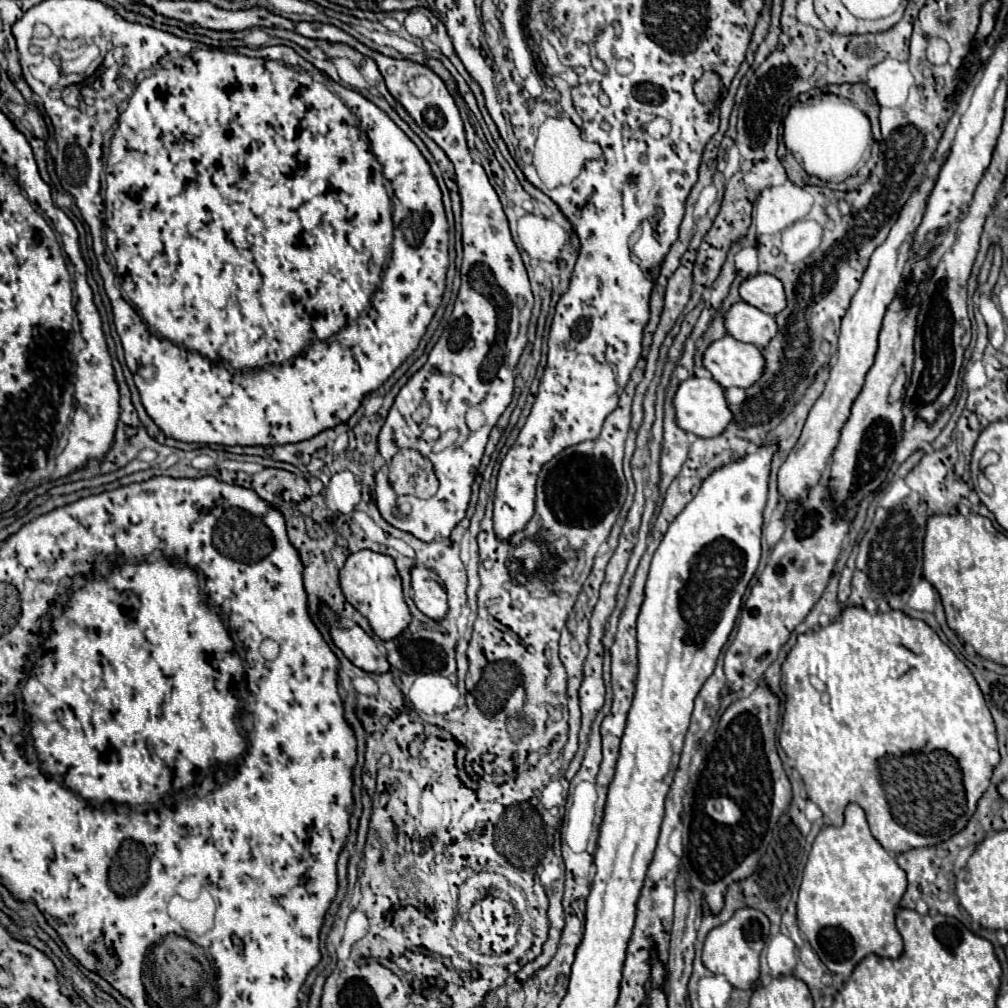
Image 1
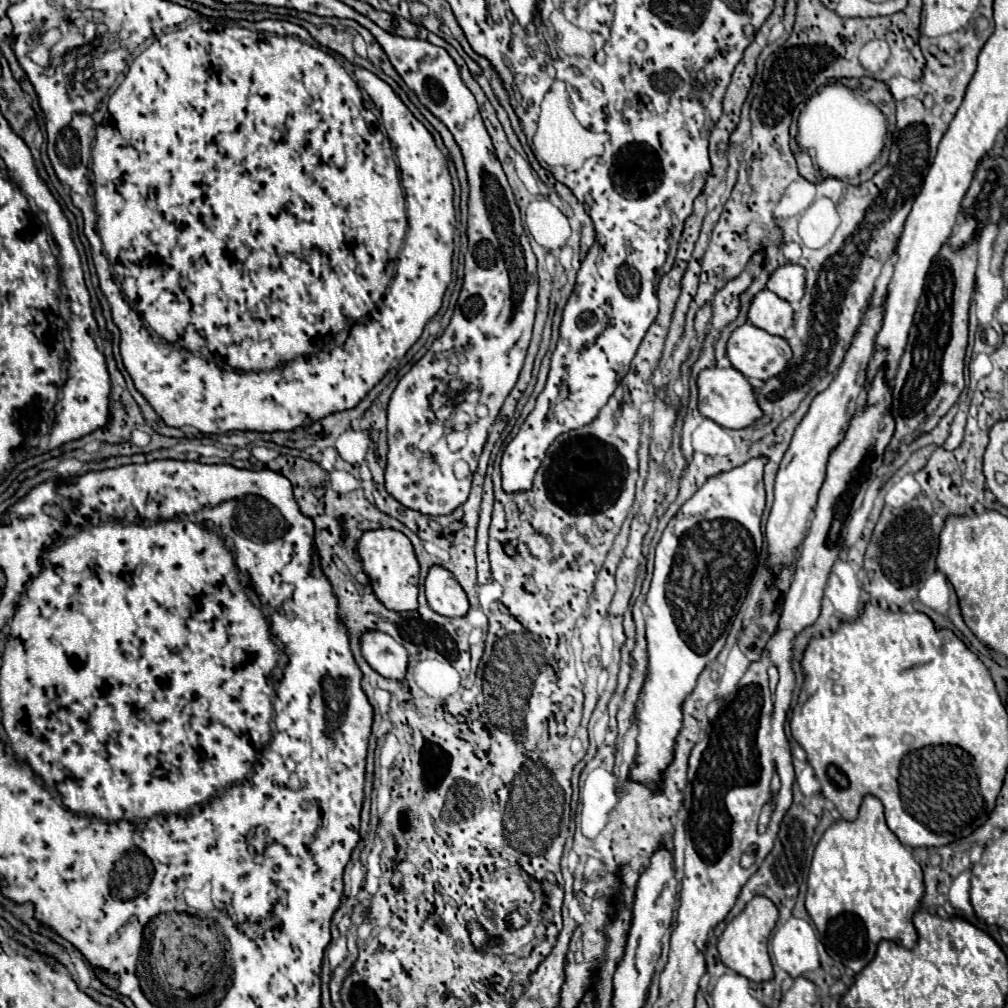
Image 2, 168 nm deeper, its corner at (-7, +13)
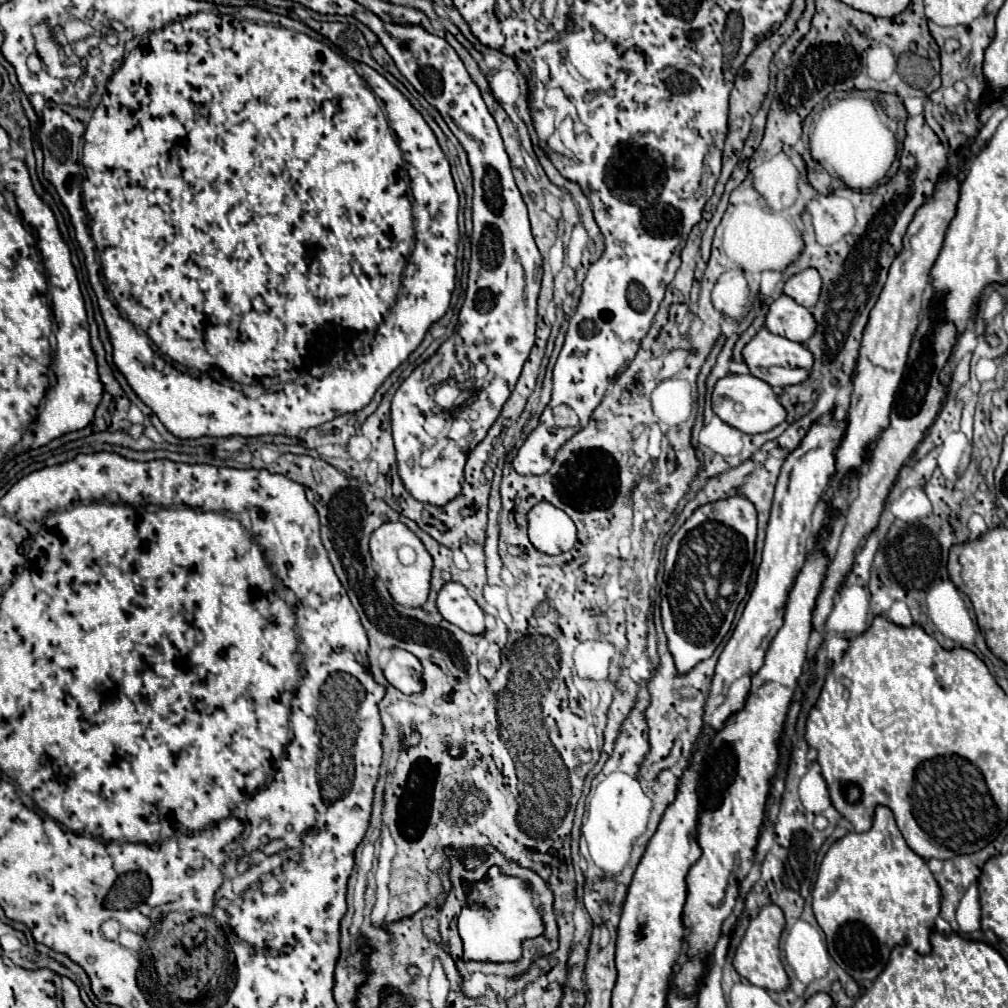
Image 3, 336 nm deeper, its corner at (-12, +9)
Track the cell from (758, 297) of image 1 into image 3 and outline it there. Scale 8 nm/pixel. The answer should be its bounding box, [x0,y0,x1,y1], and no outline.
[783,269,821,307]

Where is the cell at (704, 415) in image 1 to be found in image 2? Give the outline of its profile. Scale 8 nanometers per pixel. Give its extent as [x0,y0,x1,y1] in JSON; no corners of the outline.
[698,367,764,429]

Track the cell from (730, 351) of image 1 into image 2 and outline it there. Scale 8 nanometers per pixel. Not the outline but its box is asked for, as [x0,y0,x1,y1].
[726,323,792,379]

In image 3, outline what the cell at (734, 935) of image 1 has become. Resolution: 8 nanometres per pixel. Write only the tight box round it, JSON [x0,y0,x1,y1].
[733,905,789,991]

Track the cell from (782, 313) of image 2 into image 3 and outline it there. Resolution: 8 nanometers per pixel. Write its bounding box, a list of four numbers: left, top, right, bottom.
[765,295,815,343]

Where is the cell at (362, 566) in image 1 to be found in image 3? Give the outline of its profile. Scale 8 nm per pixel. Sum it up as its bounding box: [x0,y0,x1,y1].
[369,523,433,607]

